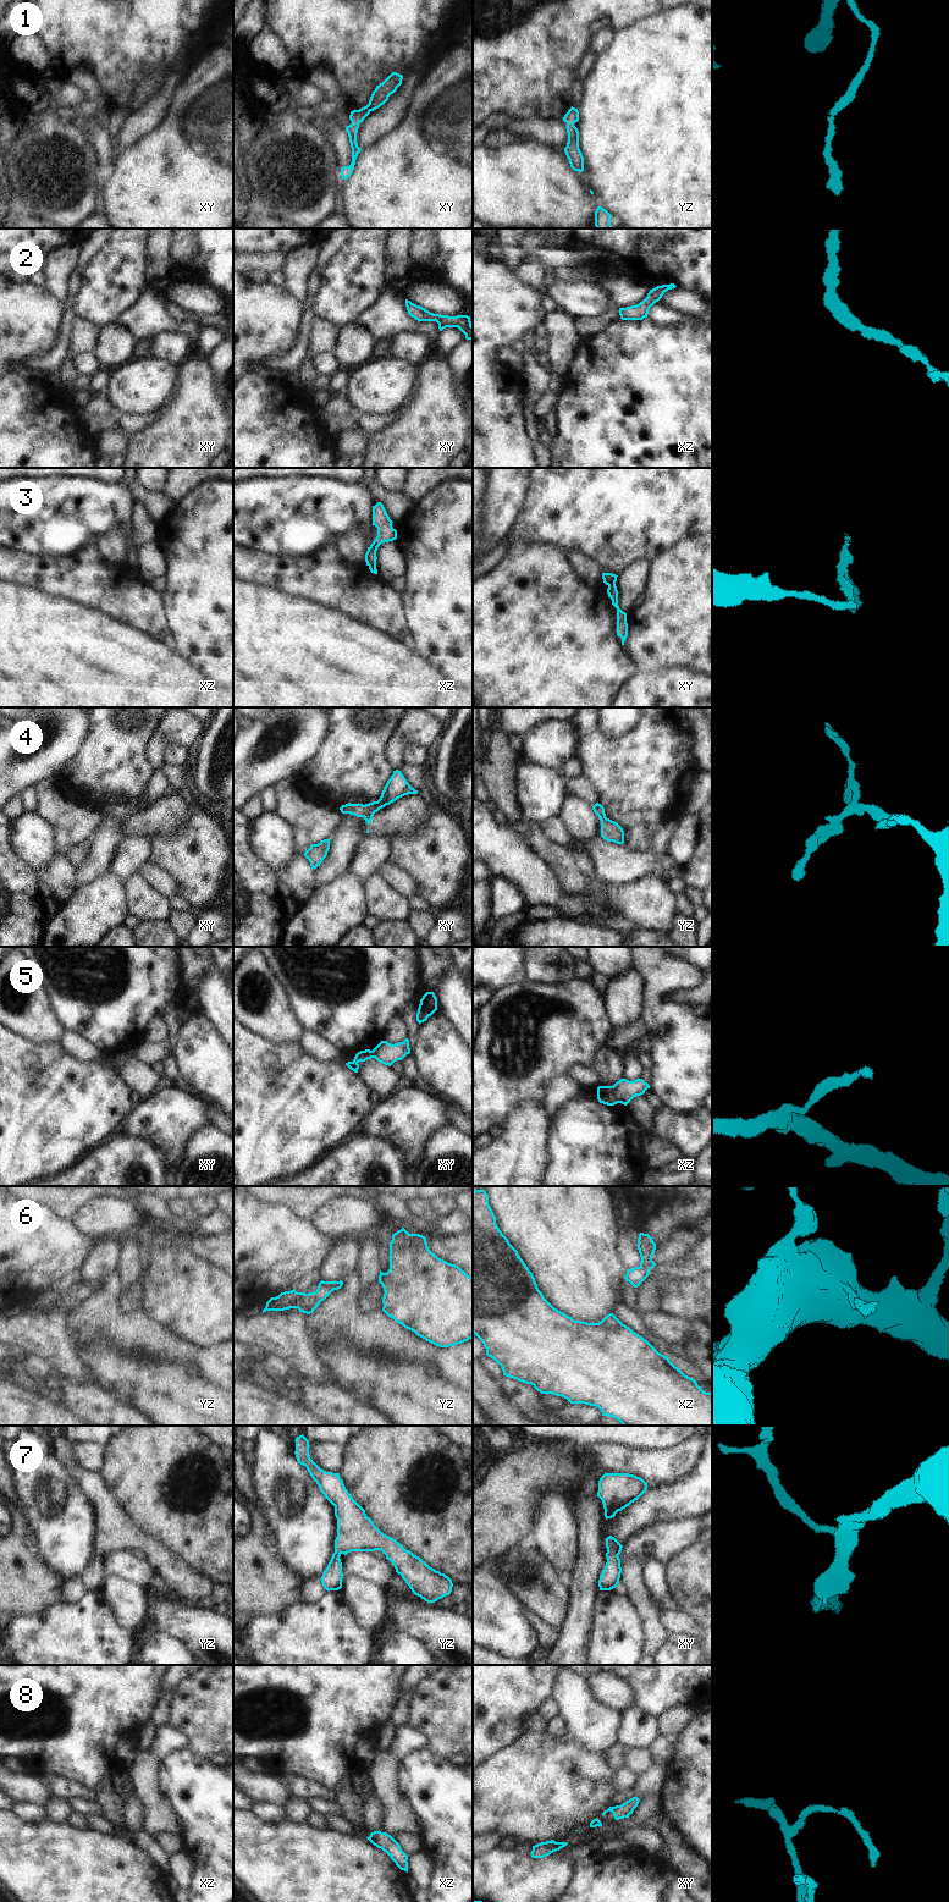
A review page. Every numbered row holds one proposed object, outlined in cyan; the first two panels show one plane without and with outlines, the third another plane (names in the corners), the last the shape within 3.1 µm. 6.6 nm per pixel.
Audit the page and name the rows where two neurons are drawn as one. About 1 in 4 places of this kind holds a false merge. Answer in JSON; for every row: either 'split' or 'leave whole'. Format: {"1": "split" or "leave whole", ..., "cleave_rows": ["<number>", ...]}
{"1": "leave whole", "2": "leave whole", "3": "split", "4": "split", "5": "leave whole", "6": "leave whole", "7": "leave whole", "8": "leave whole", "cleave_rows": ["3", "4"]}

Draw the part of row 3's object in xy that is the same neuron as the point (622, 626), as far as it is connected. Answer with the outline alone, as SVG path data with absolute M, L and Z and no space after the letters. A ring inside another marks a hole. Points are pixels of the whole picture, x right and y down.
M608 585L608 597L612 600L612 605L617 608L617 635L622 638L622 645L628 636L627 613L618 606L618 590L616 585Z

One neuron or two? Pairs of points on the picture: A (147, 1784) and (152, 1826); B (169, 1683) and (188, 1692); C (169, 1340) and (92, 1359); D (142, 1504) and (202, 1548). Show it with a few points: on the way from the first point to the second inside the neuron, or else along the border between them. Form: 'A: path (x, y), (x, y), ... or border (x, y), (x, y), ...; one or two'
A: path (150, 1795), (152, 1815); one
B: border (188, 1677), (175, 1690); two
C: border (95, 1338), (106, 1337), (127, 1354), (149, 1357); two
D: path (156, 1504), (187, 1533); one

